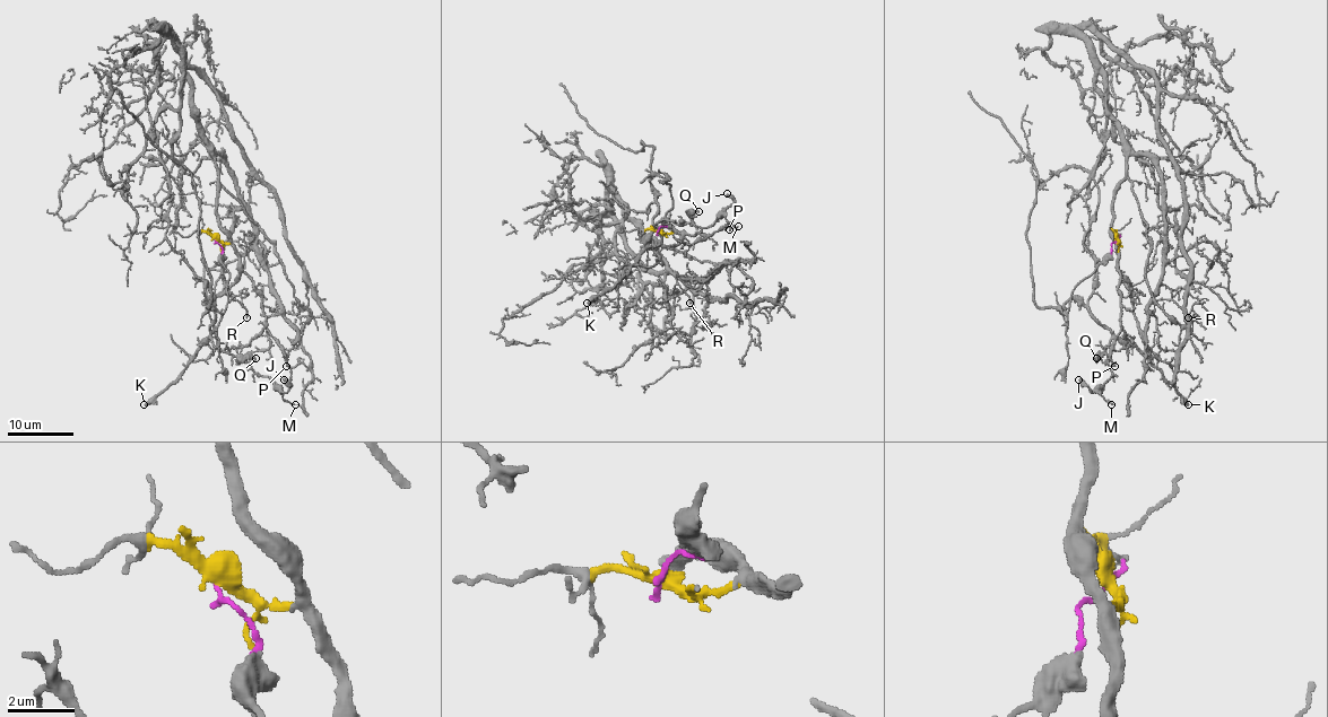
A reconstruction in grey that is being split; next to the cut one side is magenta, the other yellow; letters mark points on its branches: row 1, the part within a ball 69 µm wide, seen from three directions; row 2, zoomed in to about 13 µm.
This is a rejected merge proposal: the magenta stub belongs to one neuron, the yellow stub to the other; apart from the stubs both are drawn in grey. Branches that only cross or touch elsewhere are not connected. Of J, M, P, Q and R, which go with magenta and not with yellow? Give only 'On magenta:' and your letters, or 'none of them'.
On magenta: J, M, Q

